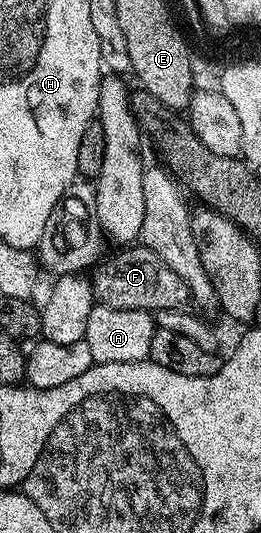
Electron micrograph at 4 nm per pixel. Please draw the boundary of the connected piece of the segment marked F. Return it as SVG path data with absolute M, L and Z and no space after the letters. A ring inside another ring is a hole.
M128 246L120 251L124 252L112 257L96 273L91 273L92 293L97 304L110 306L110 310L142 310L155 314L162 310L184 308L189 303L186 282L174 274L174 270L170 270L170 266L166 266L154 250Z

